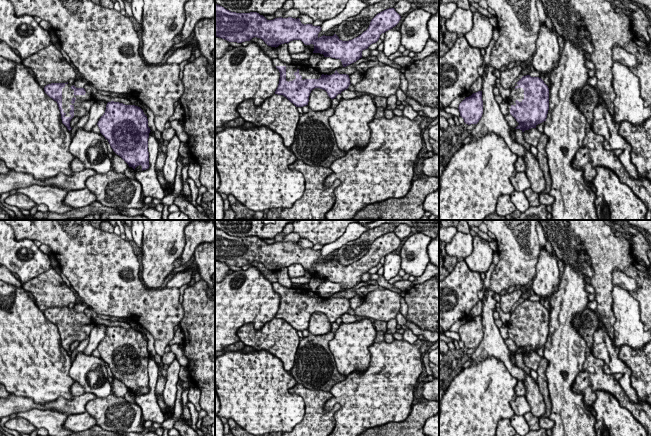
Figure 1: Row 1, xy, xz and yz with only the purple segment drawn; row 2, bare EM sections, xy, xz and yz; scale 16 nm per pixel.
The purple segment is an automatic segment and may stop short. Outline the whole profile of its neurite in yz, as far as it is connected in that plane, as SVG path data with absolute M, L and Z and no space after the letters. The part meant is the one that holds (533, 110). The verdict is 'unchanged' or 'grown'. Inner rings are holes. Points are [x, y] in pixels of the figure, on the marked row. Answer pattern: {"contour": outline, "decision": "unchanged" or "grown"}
{"contour": "M523 76L511 90L507 99L509 113L516 119L519 125L515 129L522 132L546 121L549 110L549 88L539 77Z", "decision": "grown"}

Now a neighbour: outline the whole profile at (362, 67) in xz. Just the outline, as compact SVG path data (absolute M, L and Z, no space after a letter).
M367 61L367 62L363 62L360 63L357 66L346 66L346 67L341 67L337 69L337 72L339 74L347 74L350 75L356 71L359 71L361 73L365 73L368 69L375 67L375 66L382 66L383 64L379 61Z

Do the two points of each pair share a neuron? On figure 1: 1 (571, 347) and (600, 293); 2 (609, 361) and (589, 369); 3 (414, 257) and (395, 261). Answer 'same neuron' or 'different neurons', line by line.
1: different neurons
2: different neurons
3: different neurons

